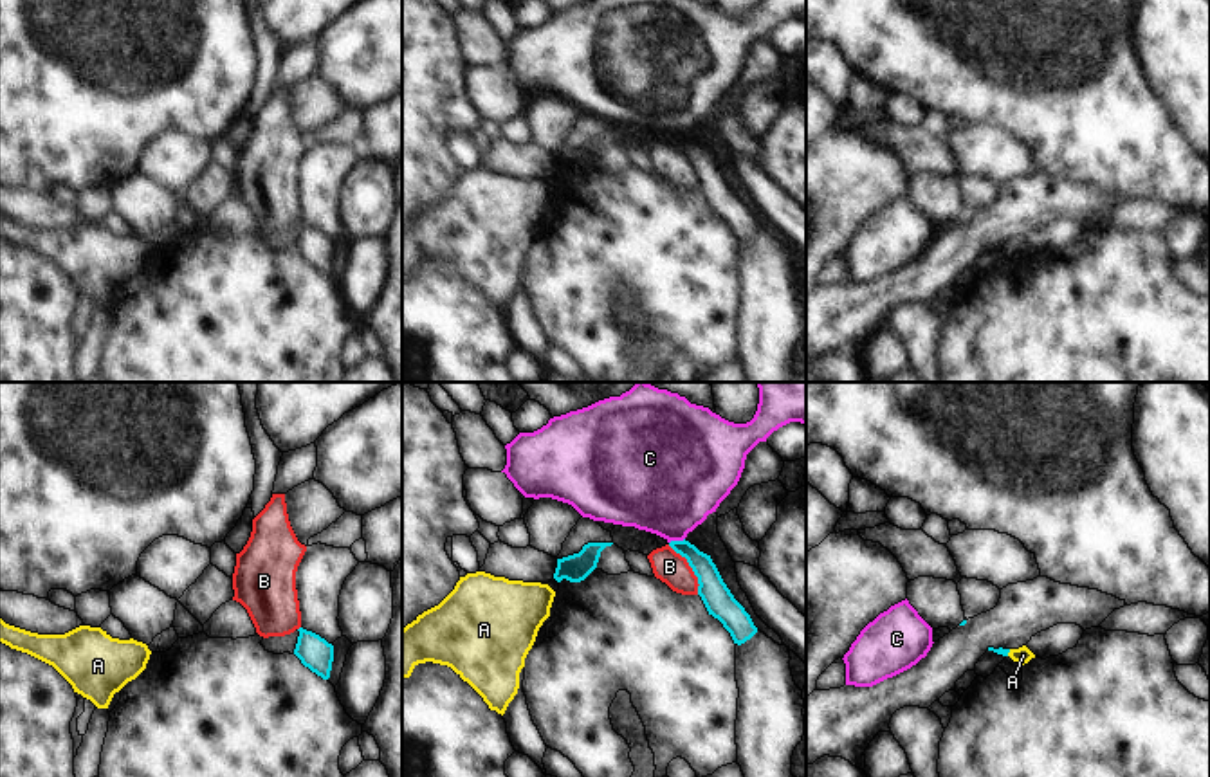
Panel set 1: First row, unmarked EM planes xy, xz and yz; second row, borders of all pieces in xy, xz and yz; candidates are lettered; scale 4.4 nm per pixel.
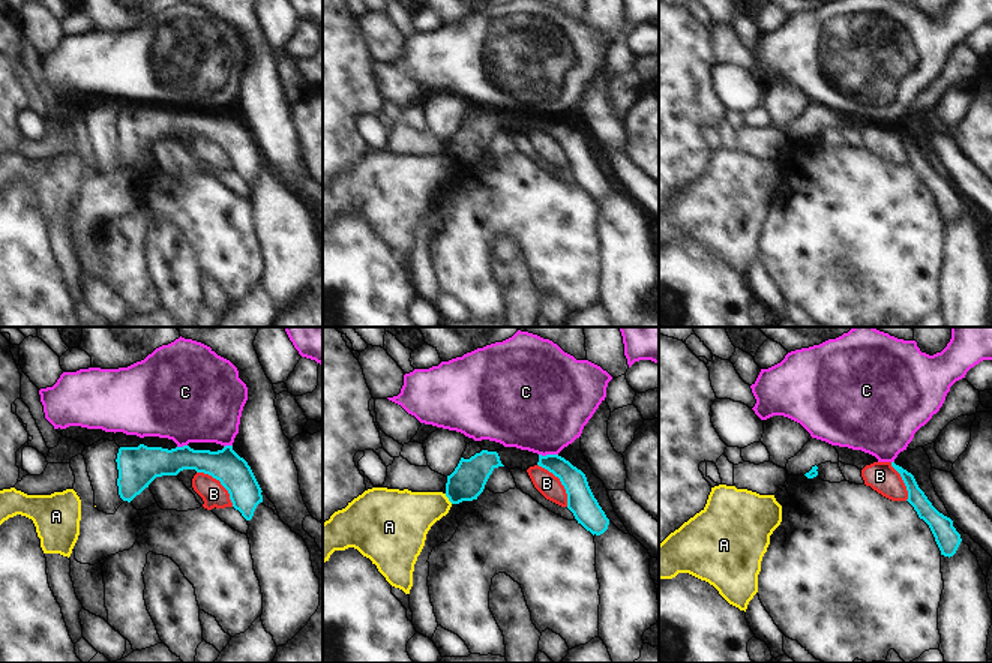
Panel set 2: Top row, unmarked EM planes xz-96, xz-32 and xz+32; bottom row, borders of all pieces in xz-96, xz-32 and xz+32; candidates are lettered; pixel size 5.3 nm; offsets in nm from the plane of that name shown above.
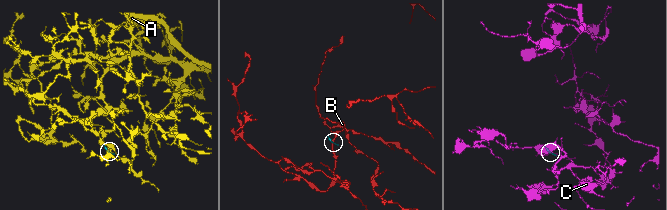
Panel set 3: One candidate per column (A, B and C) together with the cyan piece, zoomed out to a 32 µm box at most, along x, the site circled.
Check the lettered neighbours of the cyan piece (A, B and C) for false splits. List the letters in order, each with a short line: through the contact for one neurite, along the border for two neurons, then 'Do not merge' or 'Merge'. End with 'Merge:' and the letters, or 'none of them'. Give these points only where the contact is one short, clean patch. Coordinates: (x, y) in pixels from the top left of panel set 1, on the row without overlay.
A: Line: yz (1010, 246), (1007, 251). Do not merge
B: Do not merge
C: Line: xz (684, 134), (669, 139). Do not merge
Merge: none of them

